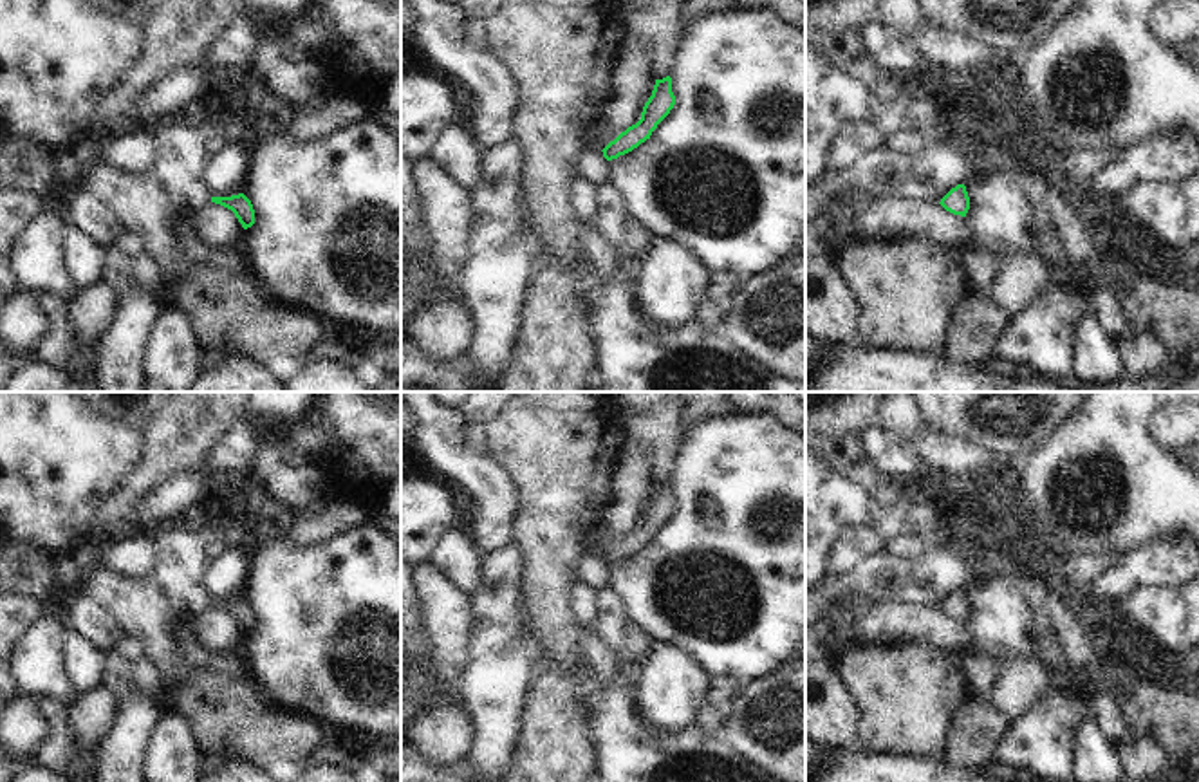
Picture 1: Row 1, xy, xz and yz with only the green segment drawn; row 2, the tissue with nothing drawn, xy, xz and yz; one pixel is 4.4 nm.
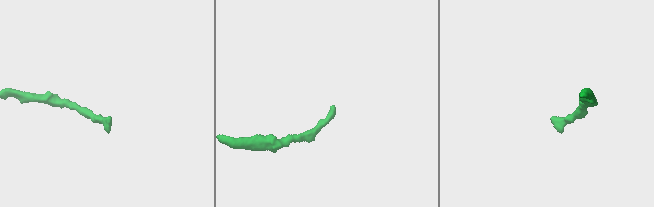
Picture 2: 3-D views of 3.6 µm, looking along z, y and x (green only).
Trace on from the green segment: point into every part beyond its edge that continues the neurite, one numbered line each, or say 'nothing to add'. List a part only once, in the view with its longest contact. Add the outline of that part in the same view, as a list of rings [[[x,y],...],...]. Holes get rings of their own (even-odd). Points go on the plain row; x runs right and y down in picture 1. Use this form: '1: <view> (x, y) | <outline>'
1: xz (659, 436) | [[[670,394],[665,410],[645,417],[637,450],[648,464],[648,473],[655,484],[672,479],[679,439],[683,435],[681,408],[683,401]]]

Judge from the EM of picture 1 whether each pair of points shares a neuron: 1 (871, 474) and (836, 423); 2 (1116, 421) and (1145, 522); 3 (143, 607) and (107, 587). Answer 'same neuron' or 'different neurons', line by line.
1: different neurons
2: same neuron
3: same neuron

